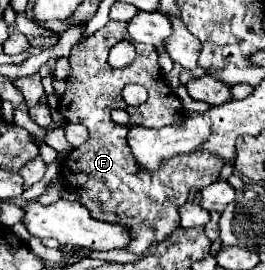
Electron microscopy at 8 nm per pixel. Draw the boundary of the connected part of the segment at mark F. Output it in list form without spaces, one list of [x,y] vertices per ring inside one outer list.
[[[110,20],[94,36],[72,48],[68,58],[72,70],[66,78],[66,92],[58,102],[58,110],[68,122],[86,126],[88,140],[80,148],[68,152],[60,162],[60,178],[64,180],[64,188],[78,194],[78,202],[90,210],[90,216],[102,222],[126,226],[130,232],[130,244],[126,246],[126,252],[140,254],[146,252],[150,244],[162,242],[174,228],[180,226],[179,204],[187,202],[190,190],[200,190],[212,184],[216,180],[212,166],[218,166],[220,176],[224,160],[218,160],[218,156],[210,156],[208,152],[190,152],[190,156],[174,156],[174,160],[166,160],[166,166],[162,166],[158,172],[146,172],[144,168],[138,170],[136,160],[130,156],[130,148],[126,144],[126,126],[120,126],[110,118],[114,104],[118,106],[118,102],[122,102],[122,88],[130,82],[136,82],[150,90],[146,104],[138,108],[126,108],[132,116],[132,122],[138,120],[138,124],[146,122],[144,126],[162,128],[166,124],[180,122],[184,110],[176,96],[164,92],[168,90],[168,84],[162,78],[156,48],[152,44],[134,42],[136,58],[126,68],[112,68],[108,64],[108,50],[114,46],[114,42],[126,38],[130,38],[126,32],[126,22]]]

